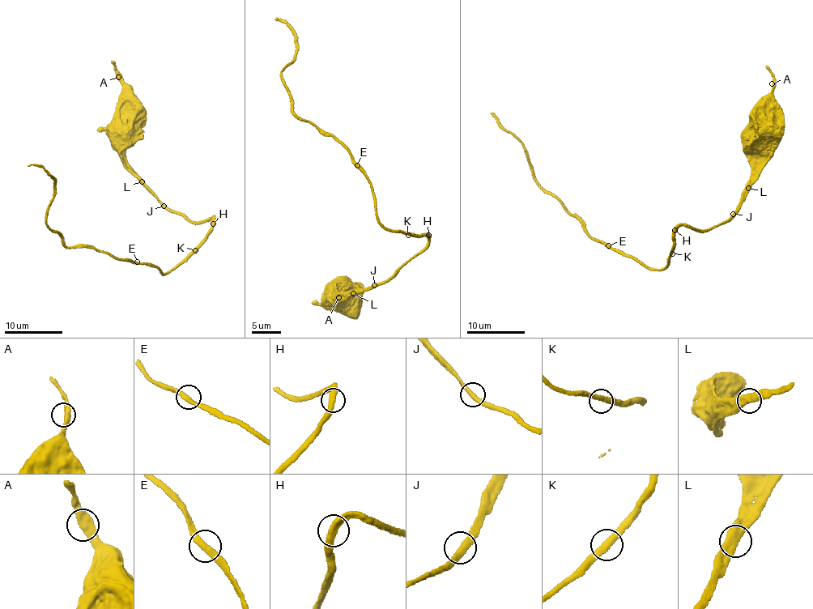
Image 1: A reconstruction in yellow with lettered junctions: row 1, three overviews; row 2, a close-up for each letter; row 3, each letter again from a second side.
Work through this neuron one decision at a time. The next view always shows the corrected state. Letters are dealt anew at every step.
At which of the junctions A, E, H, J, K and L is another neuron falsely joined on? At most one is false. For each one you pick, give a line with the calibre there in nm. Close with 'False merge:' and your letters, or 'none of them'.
L: Thickness 550 nm
False merge: L

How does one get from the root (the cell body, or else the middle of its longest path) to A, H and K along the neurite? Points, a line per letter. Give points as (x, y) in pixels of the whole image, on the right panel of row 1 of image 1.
A: (763, 133), (766, 129), (766, 108), (768, 106), (772, 83)
H: (763, 133), (770, 138), (770, 153), (736, 210), (727, 219), (708, 229), (696, 232), (679, 225), (674, 230)
K: (763, 133), (770, 138), (770, 153), (736, 210), (708, 229), (696, 232), (681, 225), (675, 232), (672, 253)

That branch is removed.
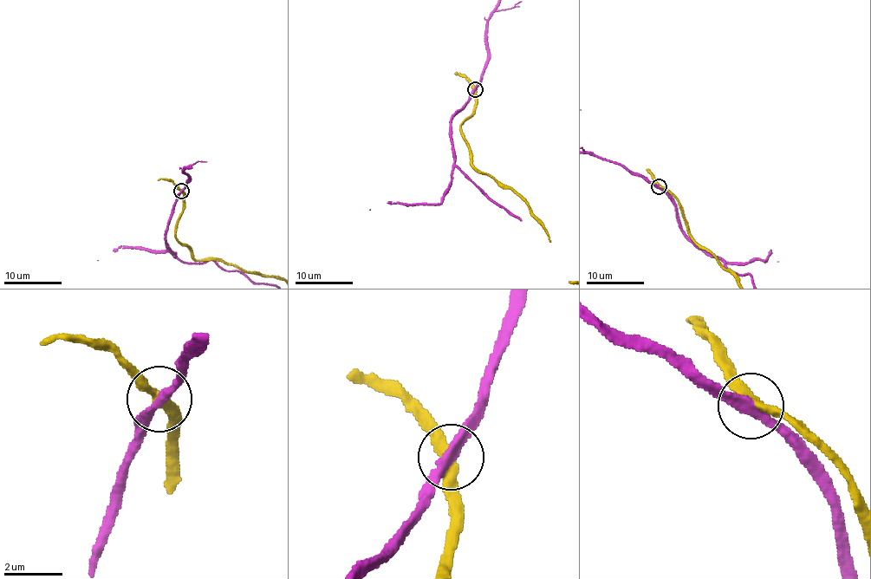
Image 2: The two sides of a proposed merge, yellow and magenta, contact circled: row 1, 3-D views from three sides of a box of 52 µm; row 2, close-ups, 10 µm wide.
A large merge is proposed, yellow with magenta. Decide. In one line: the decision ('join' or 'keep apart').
keep apart

